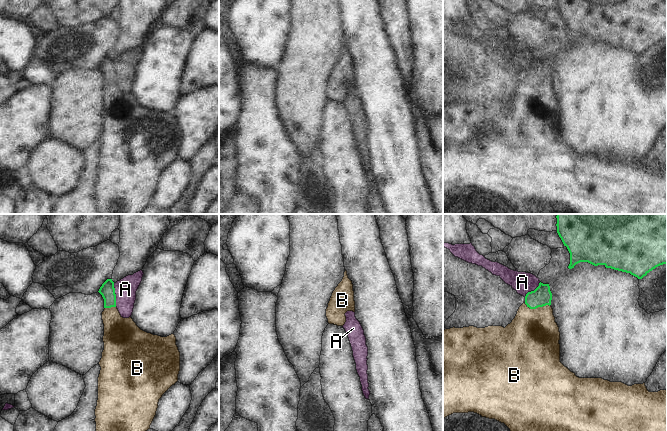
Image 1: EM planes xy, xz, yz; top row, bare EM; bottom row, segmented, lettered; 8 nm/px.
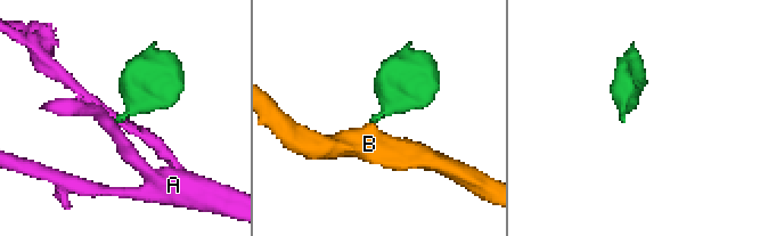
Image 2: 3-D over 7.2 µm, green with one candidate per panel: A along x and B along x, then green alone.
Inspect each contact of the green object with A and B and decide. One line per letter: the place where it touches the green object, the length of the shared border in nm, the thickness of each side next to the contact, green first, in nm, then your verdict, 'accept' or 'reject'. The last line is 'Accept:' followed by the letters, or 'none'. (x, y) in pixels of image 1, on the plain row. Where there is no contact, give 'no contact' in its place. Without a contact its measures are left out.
A: xy (115, 71) | 190 nm | 120/170 nm | reject
B: yz (537, 83) | 200 nm | 160/420 nm | accept
Accept: B

